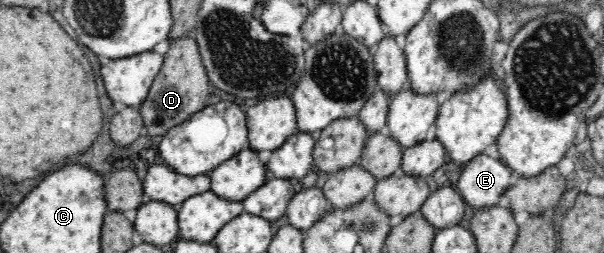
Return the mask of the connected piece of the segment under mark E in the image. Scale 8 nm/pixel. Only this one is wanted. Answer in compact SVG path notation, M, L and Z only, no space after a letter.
M481 153L464 166L457 190L462 200L475 210L497 205L499 197L515 185L518 175L500 159Z

